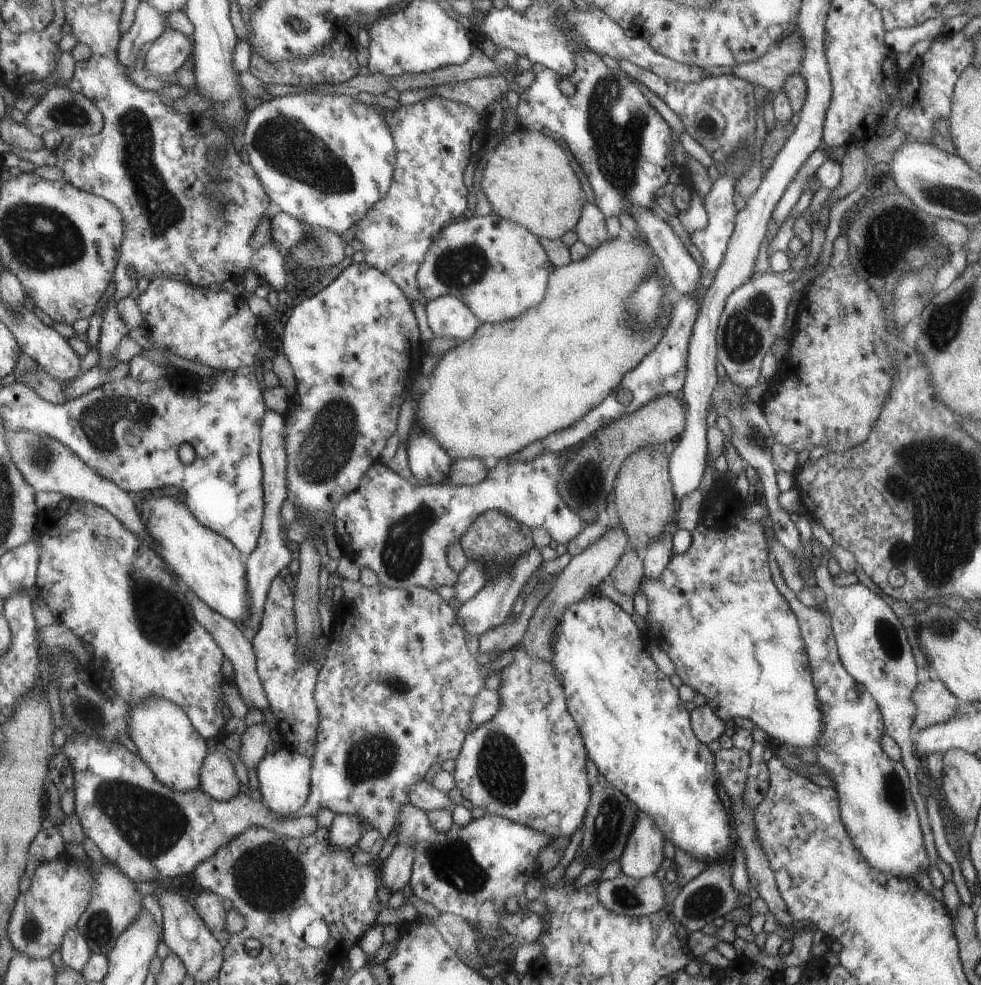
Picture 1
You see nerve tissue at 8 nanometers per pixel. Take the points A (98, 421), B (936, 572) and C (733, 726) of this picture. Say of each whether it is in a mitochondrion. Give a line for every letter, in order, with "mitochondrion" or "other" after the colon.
A: mitochondrion
B: mitochondrion
C: other

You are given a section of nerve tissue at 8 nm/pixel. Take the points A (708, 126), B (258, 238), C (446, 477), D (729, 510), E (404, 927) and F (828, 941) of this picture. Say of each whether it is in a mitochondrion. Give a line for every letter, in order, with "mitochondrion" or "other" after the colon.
A: other
B: other
C: other
D: other
E: other
F: other

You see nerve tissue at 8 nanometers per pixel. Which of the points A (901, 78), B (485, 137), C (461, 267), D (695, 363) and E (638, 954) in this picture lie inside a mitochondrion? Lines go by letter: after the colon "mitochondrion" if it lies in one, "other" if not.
A: other
B: other
C: mitochondrion
D: other
E: other

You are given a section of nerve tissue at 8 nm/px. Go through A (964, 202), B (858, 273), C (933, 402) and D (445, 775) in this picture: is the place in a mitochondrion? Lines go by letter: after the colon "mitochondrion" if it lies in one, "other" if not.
A: mitochondrion
B: other
C: other
D: other

